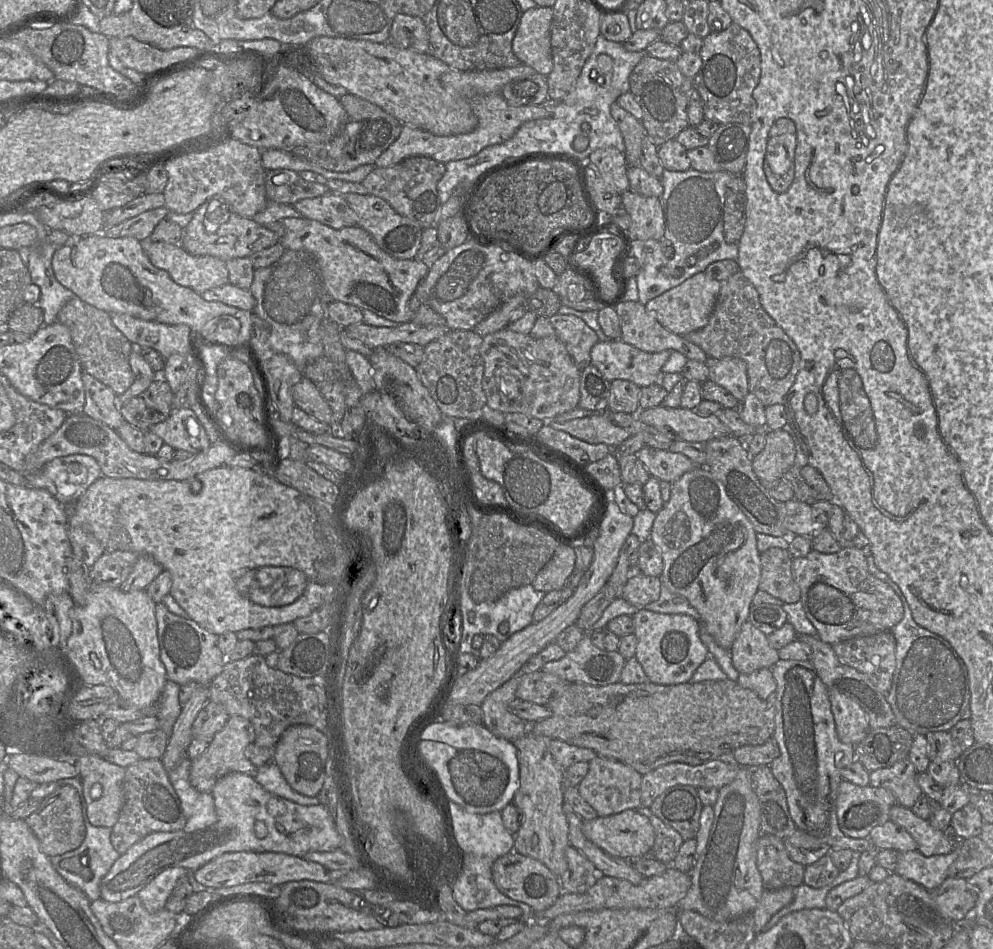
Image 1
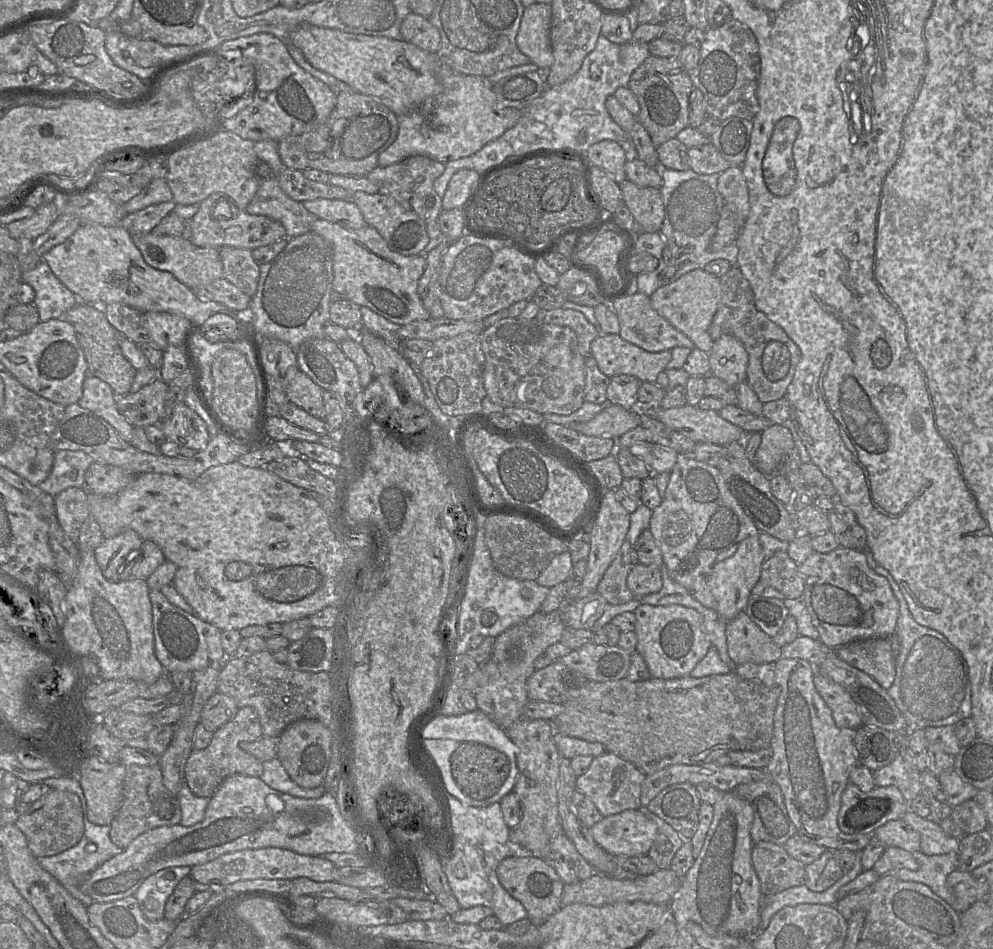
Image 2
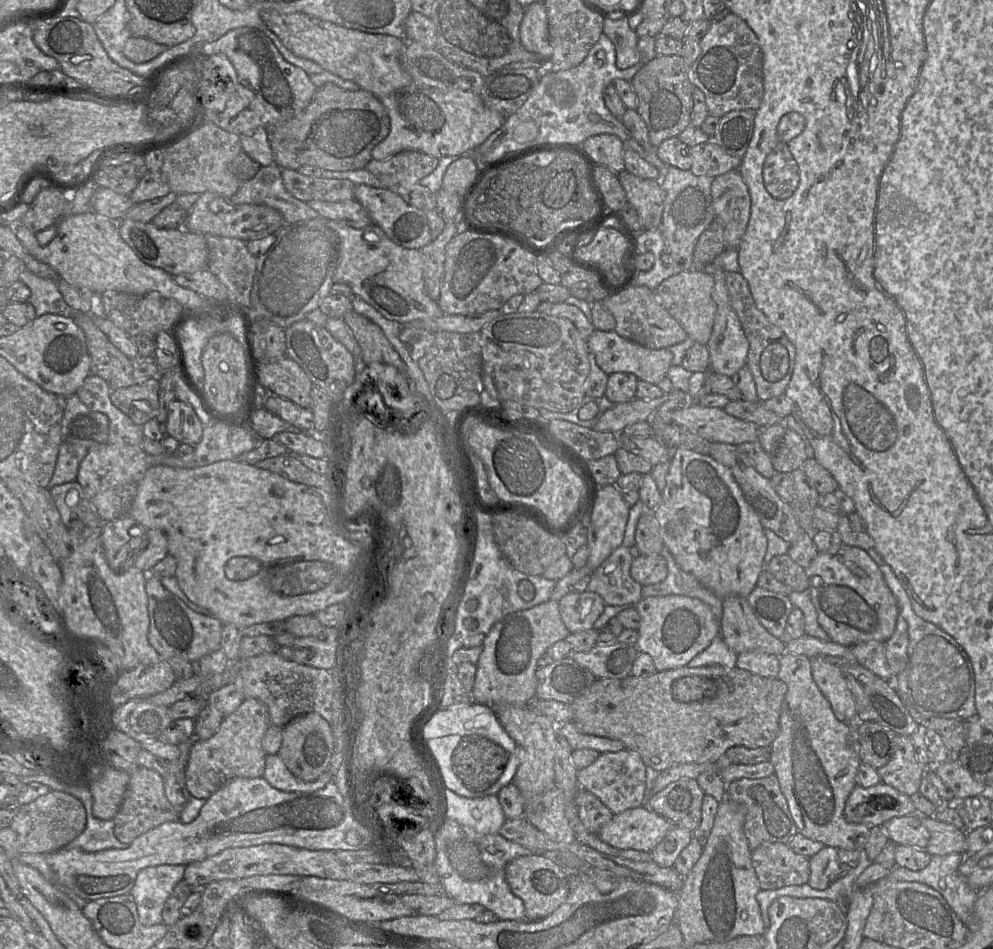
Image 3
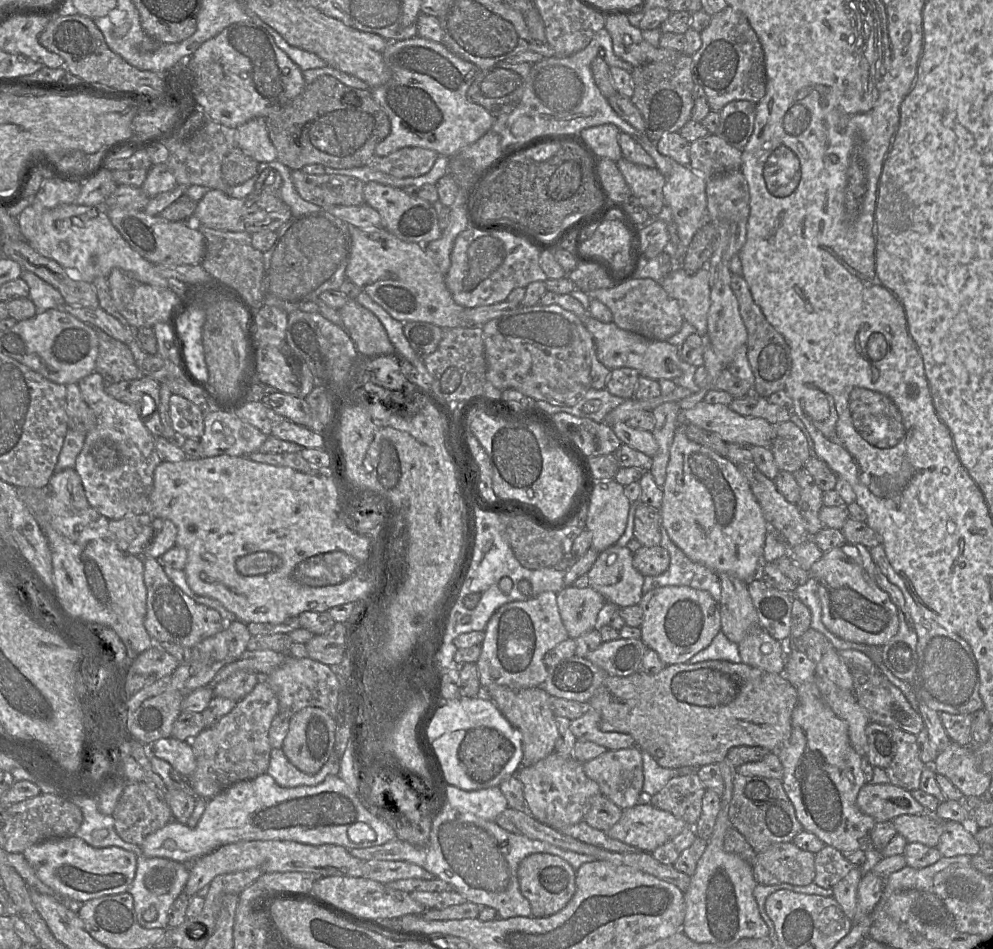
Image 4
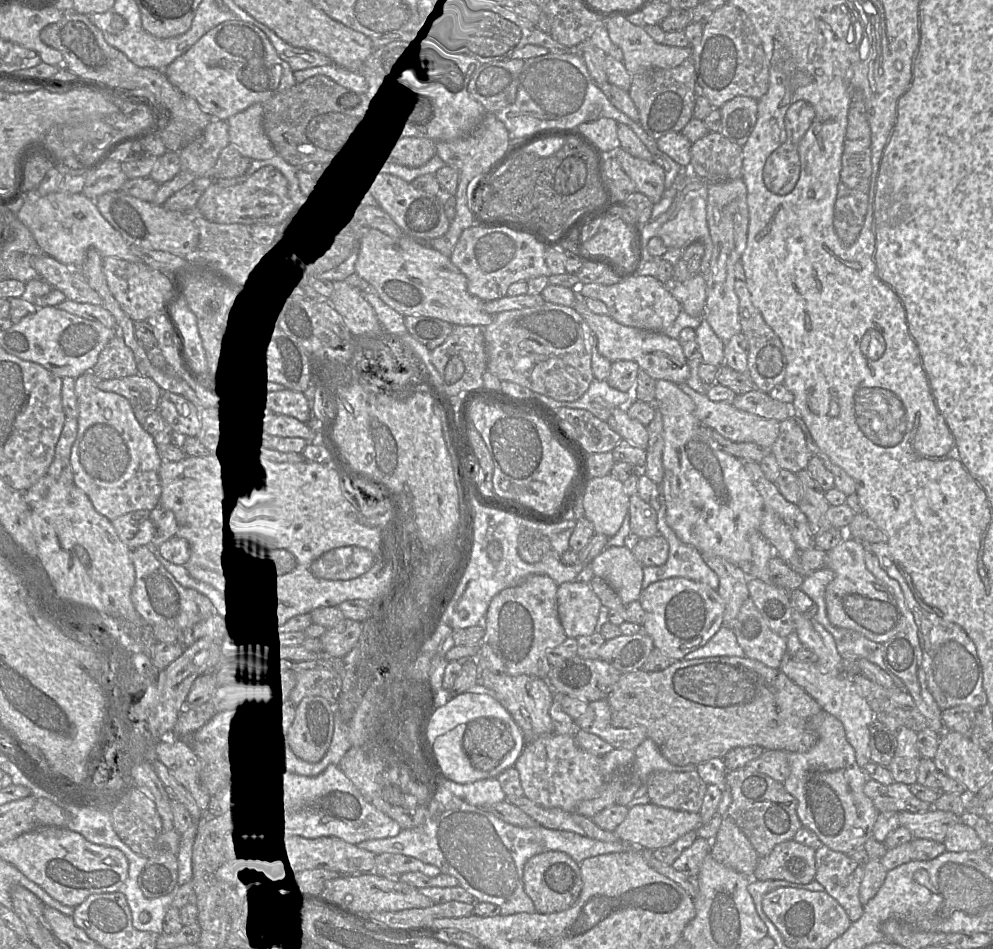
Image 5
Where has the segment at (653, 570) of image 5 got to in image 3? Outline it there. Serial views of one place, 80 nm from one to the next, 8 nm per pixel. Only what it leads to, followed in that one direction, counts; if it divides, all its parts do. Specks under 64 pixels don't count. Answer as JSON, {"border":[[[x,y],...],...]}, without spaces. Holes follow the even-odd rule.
{"border":[[[664,544],[661,555],[667,562],[667,576],[660,583],[642,586],[642,598],[668,595],[684,595],[697,598],[711,607],[713,615],[720,622],[723,599],[704,587],[694,575],[683,571],[676,564],[671,553],[664,547]]]}

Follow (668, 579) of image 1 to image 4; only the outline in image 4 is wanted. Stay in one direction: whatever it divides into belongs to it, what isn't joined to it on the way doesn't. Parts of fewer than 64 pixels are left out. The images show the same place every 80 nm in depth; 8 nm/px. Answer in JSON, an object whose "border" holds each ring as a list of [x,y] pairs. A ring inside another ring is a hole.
{"border":[[[683,423],[677,426],[674,433],[662,491],[662,504],[659,509],[661,524],[671,541],[689,559],[706,566],[716,574],[728,573],[747,584],[758,577],[763,564],[766,534],[770,529],[761,506],[738,466],[712,449],[691,441],[684,432]]]}

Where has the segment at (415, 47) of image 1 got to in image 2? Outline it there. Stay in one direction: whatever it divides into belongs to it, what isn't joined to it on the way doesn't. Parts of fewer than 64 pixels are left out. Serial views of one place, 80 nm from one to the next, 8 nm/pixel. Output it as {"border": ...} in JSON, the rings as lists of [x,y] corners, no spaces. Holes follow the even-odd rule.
{"border":[[[410,12],[400,26],[401,38],[418,48],[436,53],[440,44],[440,35],[428,18]]]}

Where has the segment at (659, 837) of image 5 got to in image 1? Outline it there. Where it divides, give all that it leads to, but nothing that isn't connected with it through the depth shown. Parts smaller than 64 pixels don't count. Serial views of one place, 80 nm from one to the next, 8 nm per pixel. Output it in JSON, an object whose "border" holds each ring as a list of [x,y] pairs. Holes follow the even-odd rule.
{"border":[[[627,809],[605,817],[598,816],[593,820],[583,821],[582,831],[590,842],[604,852],[626,860],[647,856],[655,840],[655,831],[649,819],[632,809]]]}

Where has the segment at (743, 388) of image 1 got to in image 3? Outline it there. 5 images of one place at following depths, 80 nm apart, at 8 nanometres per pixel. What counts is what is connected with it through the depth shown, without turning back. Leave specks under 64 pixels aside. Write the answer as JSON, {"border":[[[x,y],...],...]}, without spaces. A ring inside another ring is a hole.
{"border":[[[716,268],[713,274],[712,297],[717,305],[711,337],[707,343],[710,354],[710,370],[732,377],[747,363],[749,342],[744,334],[739,318],[731,306],[726,286],[725,270]]]}

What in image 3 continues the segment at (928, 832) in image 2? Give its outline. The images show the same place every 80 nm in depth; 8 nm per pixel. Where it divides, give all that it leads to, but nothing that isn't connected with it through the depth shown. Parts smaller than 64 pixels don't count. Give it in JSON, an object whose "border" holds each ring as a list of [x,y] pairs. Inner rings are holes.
{"border":[[[921,817],[922,825],[929,832],[926,851],[930,855],[964,854],[966,851],[966,830],[960,830],[951,824],[934,817]]]}

